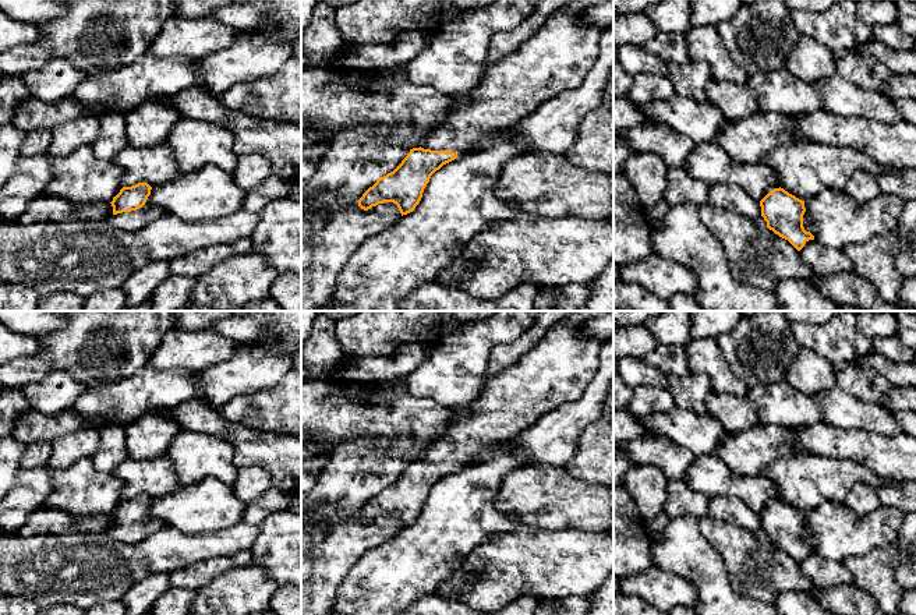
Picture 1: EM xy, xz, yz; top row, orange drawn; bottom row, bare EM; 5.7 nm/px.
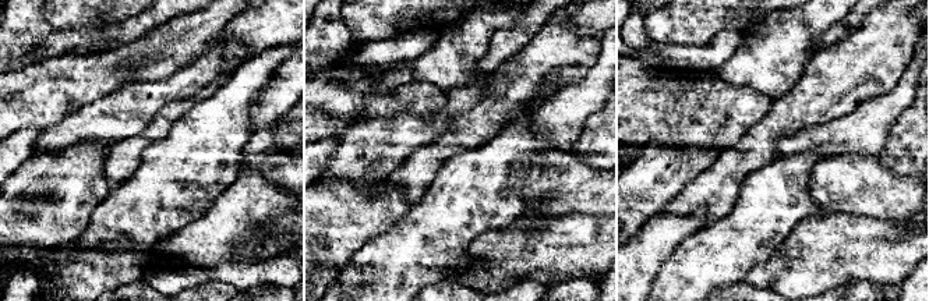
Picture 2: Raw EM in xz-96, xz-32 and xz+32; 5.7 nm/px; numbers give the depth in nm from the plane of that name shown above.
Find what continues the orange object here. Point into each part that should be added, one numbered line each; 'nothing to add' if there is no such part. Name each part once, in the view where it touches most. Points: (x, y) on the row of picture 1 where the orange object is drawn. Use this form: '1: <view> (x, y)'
1: xz (556, 59)

